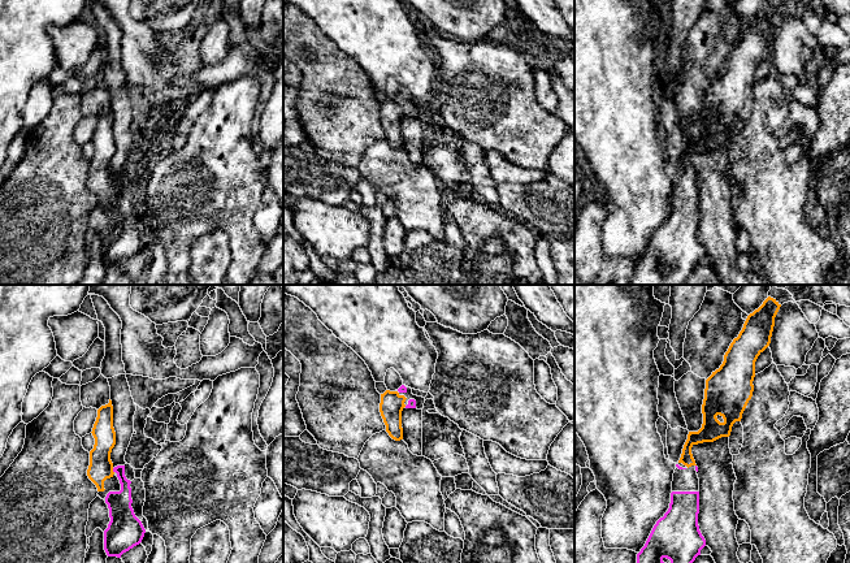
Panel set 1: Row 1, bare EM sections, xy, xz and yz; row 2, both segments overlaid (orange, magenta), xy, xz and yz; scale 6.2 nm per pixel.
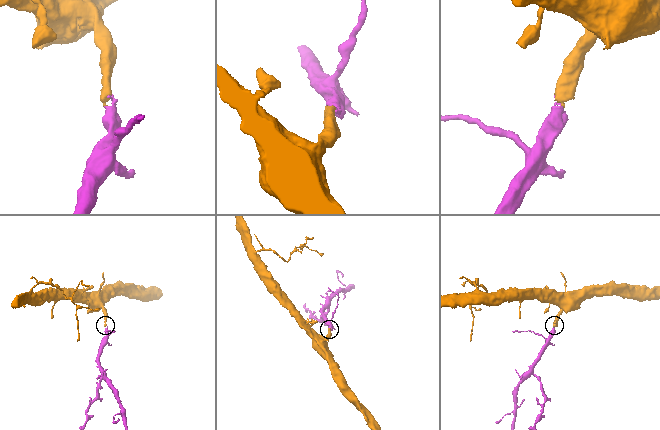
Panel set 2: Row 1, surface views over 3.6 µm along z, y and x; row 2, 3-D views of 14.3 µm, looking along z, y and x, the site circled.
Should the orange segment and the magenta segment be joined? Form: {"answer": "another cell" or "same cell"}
{"answer": "same cell"}

